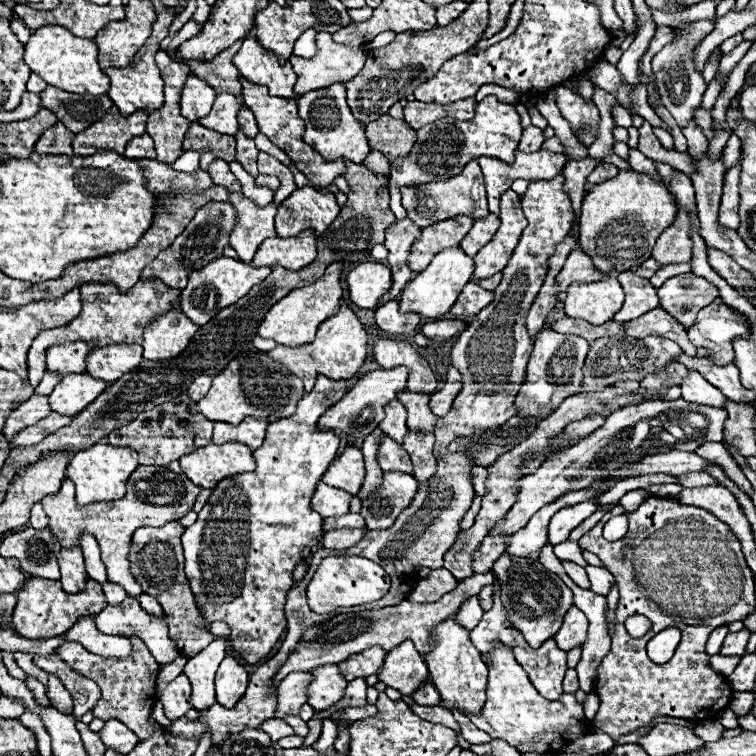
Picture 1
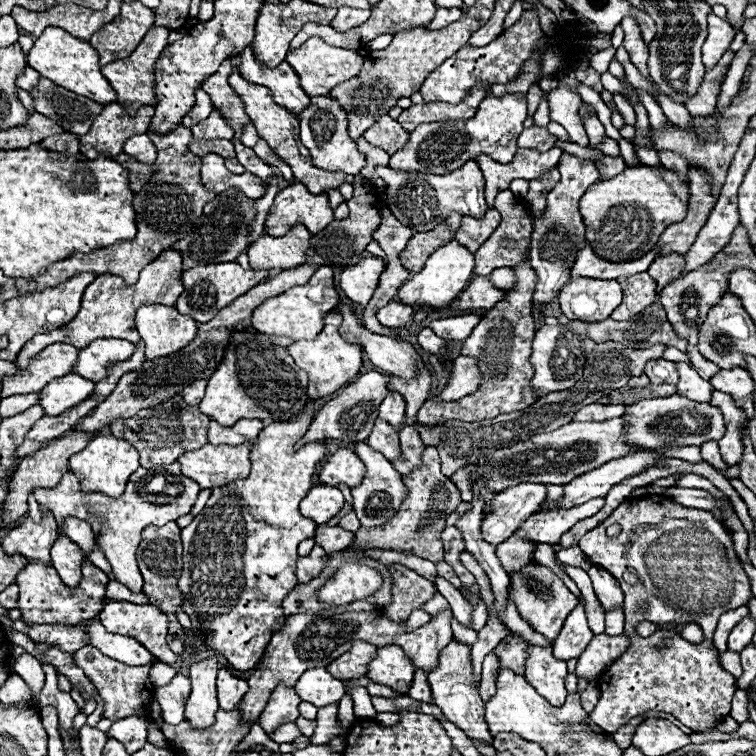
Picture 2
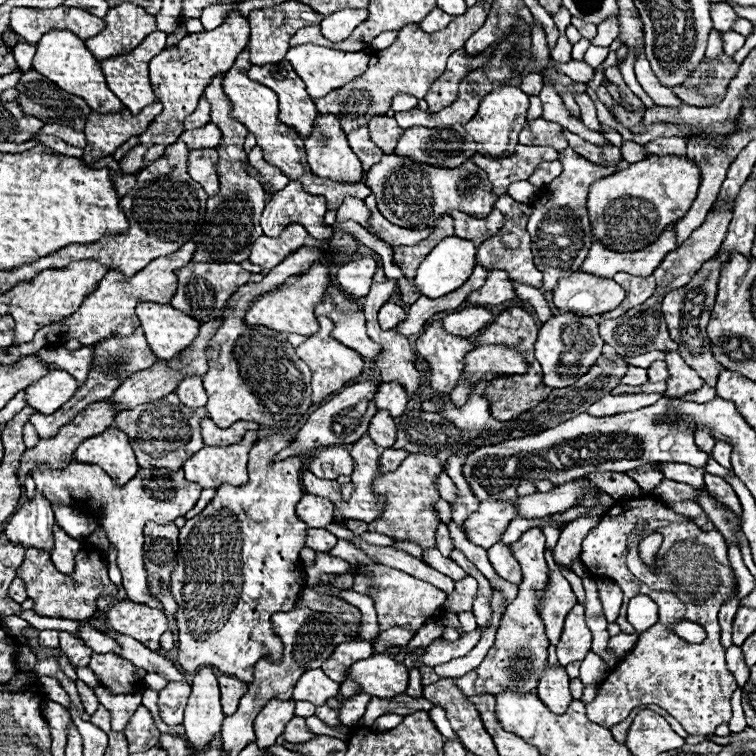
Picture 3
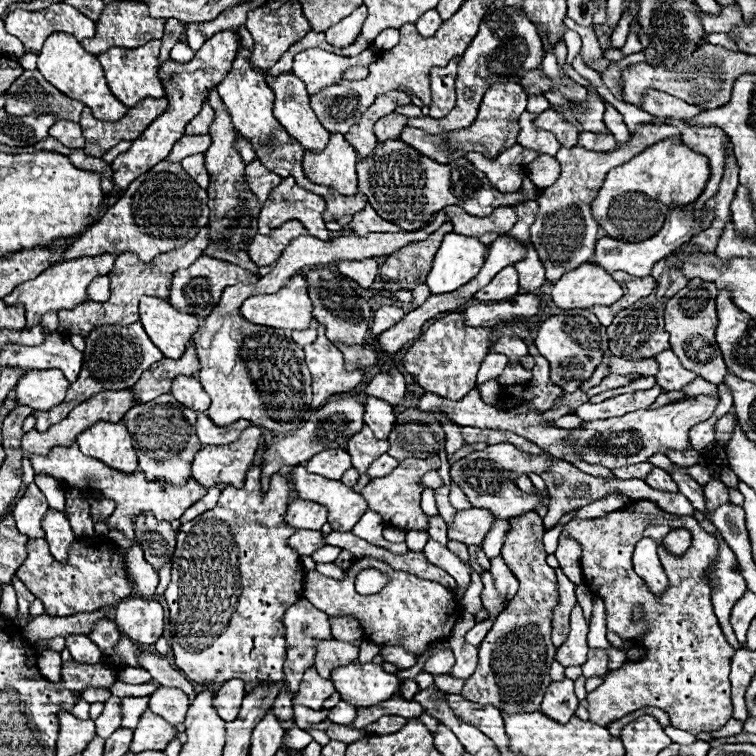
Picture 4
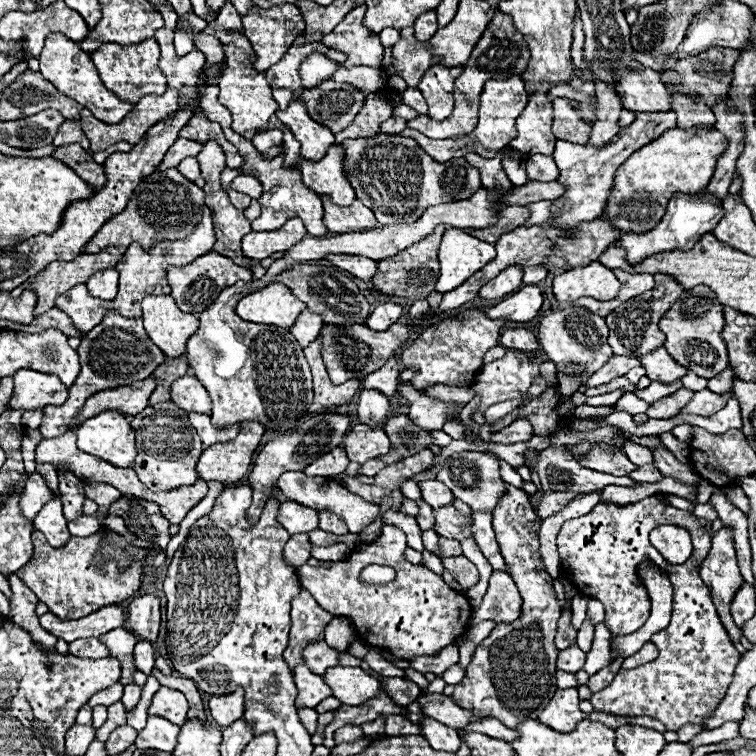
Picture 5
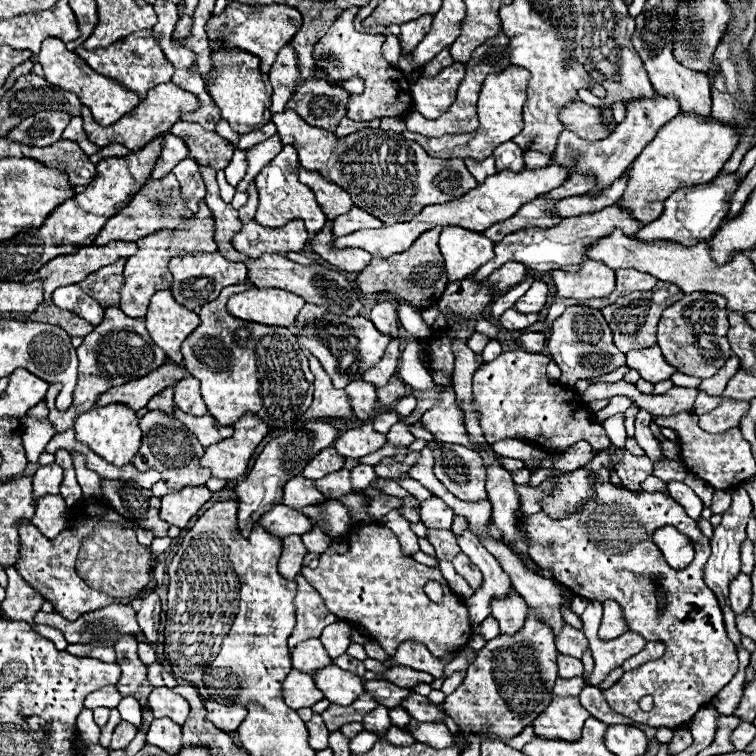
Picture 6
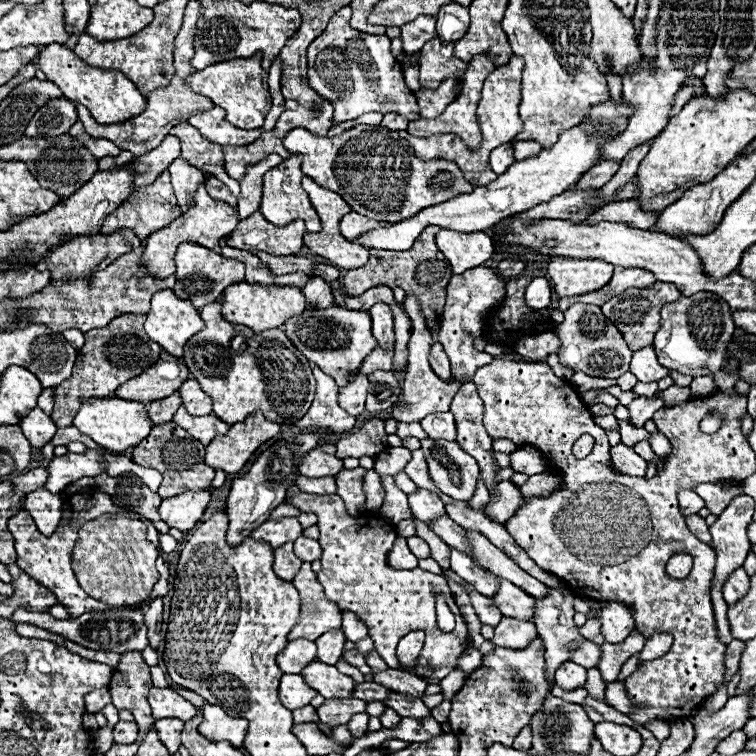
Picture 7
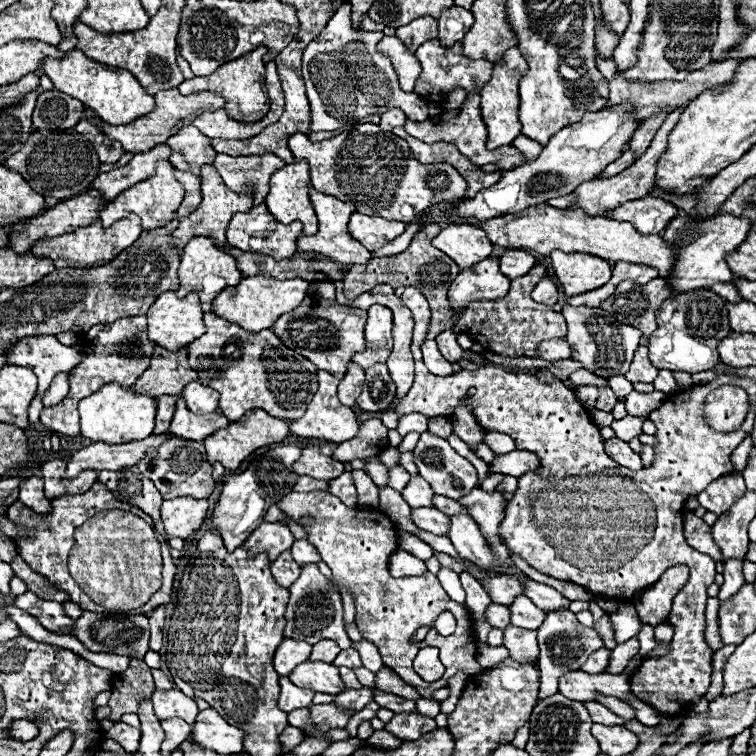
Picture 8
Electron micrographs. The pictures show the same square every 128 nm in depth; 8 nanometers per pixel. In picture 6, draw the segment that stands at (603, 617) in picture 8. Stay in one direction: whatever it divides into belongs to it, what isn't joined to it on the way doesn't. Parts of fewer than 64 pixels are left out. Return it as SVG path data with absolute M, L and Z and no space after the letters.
M567 595L565 596L565 598L567 600L567 604L561 610L564 621L570 624L571 626L576 626L578 630L582 630L582 622L580 622L580 617L574 614L570 608L572 602L572 596Z

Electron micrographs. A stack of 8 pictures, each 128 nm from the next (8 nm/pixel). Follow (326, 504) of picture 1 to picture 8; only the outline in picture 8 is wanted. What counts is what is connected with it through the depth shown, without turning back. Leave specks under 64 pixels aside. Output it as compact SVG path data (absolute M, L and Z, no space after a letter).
M262 522L252 536L248 538L248 542L244 542L244 548L252 550L252 554L260 554L266 552L270 556L270 560L276 560L278 554L282 554L284 550L288 550L294 542L294 536L290 532L288 526L284 526L282 522Z

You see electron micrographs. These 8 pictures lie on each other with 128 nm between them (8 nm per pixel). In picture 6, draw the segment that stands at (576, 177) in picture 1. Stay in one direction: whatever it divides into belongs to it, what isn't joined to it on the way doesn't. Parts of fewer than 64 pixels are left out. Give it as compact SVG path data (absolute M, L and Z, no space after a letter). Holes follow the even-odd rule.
M656 96L654 100L630 102L630 104L626 104L626 120L620 122L616 126L616 130L604 140L588 142L588 140L578 138L570 130L564 130L558 138L554 160L562 168L566 168L570 174L592 174L596 178L596 184L590 192L596 194L596 192L608 188L614 180L618 180L624 174L624 170L628 170L628 166L634 162L636 154L640 154L640 150L644 150L644 146L648 142L652 142L656 132L666 122L670 122L676 114L680 114L680 106L676 104L676 100L672 96L670 98ZM572 152L576 152L576 156L572 156Z

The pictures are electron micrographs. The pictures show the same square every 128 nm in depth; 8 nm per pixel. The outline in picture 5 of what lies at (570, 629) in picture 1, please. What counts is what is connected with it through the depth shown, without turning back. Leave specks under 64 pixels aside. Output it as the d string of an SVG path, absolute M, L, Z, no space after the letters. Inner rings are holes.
M584 596L572 598L572 626L574 626L576 630L580 628L580 624L582 624L584 618L586 618L586 602L588 602L588 598L584 598ZM576 644L570 646L570 648L566 648L566 650L560 650L558 662L556 662L558 670L564 670L564 672L570 672L570 674L582 670L582 666L584 666L584 654L586 652L582 652Z

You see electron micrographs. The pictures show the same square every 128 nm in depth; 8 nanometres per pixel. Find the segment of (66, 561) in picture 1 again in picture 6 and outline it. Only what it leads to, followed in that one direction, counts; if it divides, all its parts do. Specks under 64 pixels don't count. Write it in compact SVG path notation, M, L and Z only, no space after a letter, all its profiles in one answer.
M60 494L40 498L40 504L36 504L36 514L32 518L32 524L46 538L54 540L68 524L68 510L66 510L64 498Z

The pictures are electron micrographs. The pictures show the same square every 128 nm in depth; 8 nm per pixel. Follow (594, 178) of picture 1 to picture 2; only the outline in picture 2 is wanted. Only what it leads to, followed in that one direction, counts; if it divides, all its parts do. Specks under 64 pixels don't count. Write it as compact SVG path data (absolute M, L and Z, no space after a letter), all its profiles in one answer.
M604 156L602 160L596 160L596 166L600 170L600 180L610 180L612 176L624 172L626 164L622 160L622 156Z

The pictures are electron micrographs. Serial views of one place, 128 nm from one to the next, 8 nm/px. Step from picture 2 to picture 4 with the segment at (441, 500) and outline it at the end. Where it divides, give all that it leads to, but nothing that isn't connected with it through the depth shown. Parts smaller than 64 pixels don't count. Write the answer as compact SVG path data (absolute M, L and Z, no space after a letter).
M432 456L432 458L426 458L426 460L420 460L420 458L404 460L388 476L372 478L368 482L368 486L362 490L362 496L368 500L370 510L374 510L382 516L386 526L392 526L392 528L398 528L398 530L404 530L404 532L408 532L408 530L426 532L428 530L428 516L420 508L420 498L422 498L420 480L428 470L438 470L438 468L440 468L438 456Z

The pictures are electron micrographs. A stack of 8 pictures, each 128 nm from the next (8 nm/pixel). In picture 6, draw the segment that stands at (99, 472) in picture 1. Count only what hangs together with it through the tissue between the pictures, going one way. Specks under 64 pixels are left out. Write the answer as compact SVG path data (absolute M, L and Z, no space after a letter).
M108 404L104 408L92 408L80 414L74 424L74 430L76 430L78 442L84 442L90 450L94 450L98 456L102 456L114 466L126 466L136 456L140 440L142 440L138 414L124 404Z

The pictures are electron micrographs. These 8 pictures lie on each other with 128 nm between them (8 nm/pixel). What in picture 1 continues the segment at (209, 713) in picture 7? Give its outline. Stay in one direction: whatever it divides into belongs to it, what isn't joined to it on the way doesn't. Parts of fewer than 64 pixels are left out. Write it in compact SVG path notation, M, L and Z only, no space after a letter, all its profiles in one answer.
M226 656L216 672L216 702L232 708L246 692L250 674L234 656Z

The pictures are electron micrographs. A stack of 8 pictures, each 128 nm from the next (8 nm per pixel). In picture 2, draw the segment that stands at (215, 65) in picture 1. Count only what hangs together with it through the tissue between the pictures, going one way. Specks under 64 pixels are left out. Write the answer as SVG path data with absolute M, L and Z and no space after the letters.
M226 58L226 60L220 64L218 72L214 72L212 76L208 76L208 78L200 84L200 88L210 94L214 108L220 110L220 112L224 114L224 118L228 118L228 124L230 124L232 128L236 128L236 134L234 134L234 142L236 142L236 140L240 140L242 126L244 126L250 118L248 118L246 112L244 112L244 102L242 102L242 98L240 98L240 96L230 88L230 84L228 84L228 76L232 74L232 70L234 70L232 58Z

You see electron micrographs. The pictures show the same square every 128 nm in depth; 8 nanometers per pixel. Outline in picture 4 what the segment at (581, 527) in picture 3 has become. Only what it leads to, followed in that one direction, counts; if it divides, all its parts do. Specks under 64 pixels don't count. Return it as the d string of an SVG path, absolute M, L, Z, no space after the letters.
M562 536L558 542L558 550L554 556L560 562L562 572L574 582L574 584L584 584L582 578L582 568L580 568L580 544L574 538Z

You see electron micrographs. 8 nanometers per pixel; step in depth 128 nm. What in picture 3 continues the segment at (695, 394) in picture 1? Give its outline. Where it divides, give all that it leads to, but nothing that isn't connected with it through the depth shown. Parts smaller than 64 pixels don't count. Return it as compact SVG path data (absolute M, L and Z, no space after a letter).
M668 352L666 362L668 362L668 372L670 372L668 390L664 392L666 398L680 398L704 386L704 380L680 358L678 352Z

